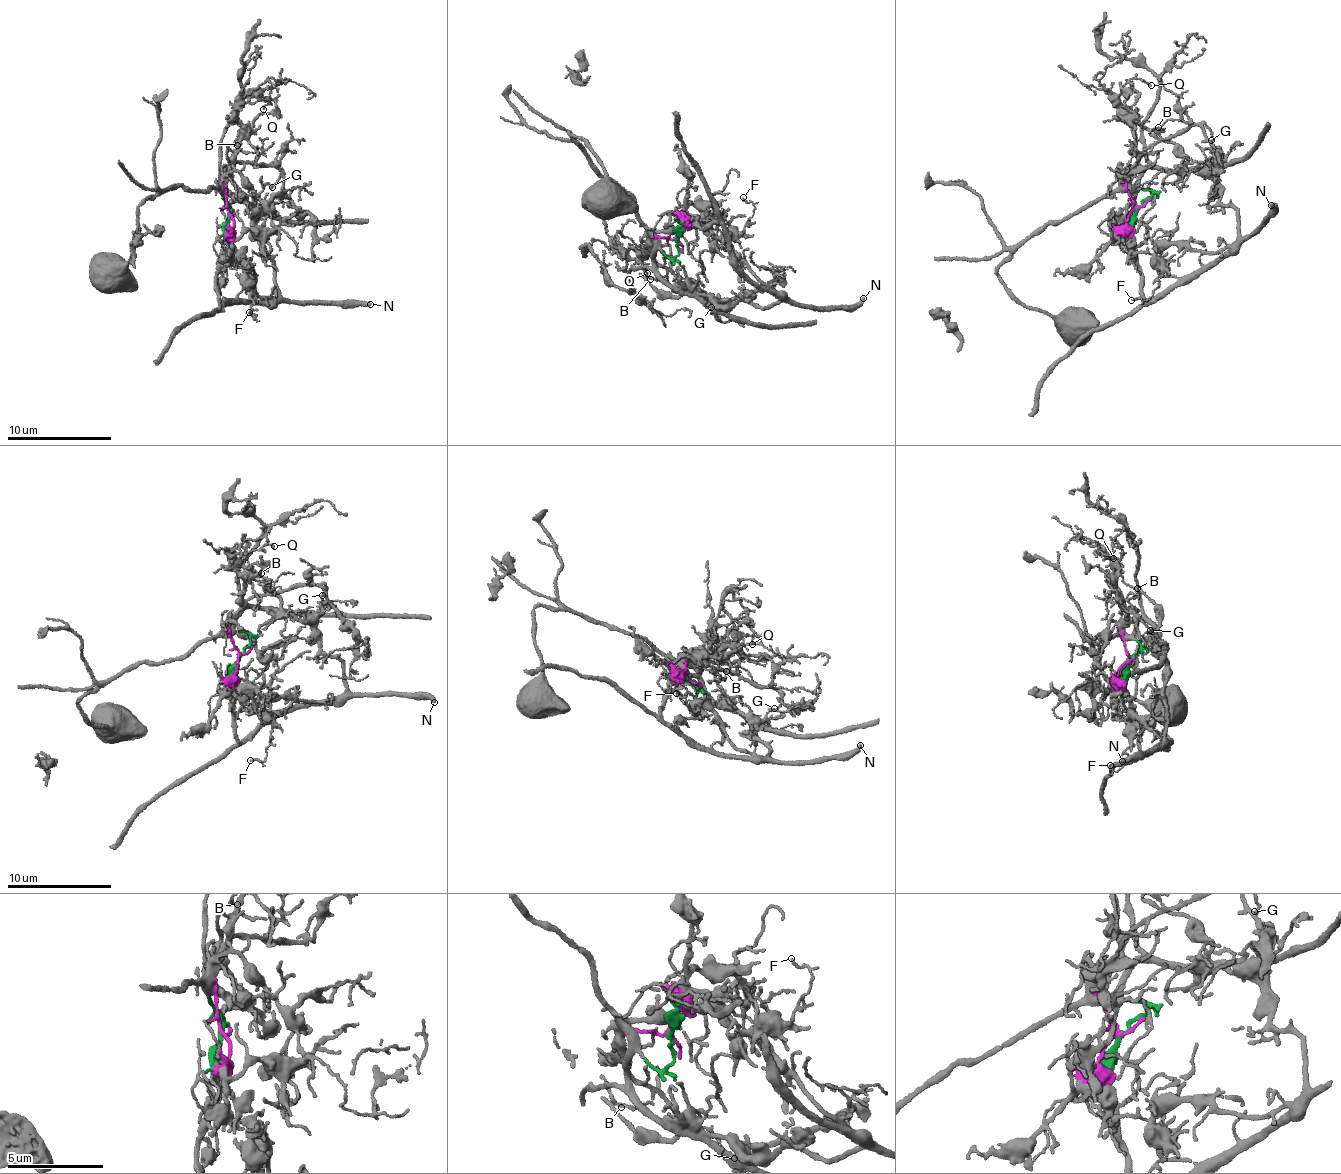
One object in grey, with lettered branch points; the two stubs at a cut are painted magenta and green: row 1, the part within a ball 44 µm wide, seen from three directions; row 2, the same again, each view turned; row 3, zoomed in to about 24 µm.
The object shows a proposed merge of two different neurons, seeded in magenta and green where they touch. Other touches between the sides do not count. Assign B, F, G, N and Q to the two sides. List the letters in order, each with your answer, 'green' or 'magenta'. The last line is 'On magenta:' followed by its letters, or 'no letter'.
B: green
F: magenta
G: green
N: magenta
Q: green
On magenta: F, N

